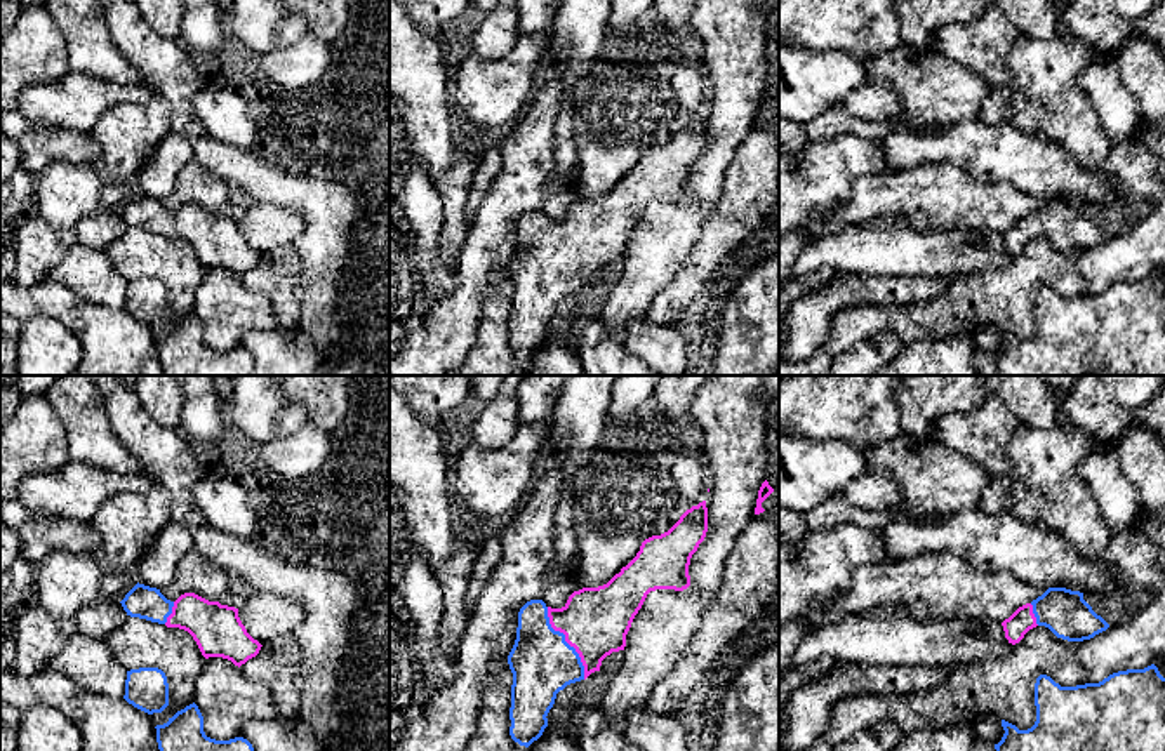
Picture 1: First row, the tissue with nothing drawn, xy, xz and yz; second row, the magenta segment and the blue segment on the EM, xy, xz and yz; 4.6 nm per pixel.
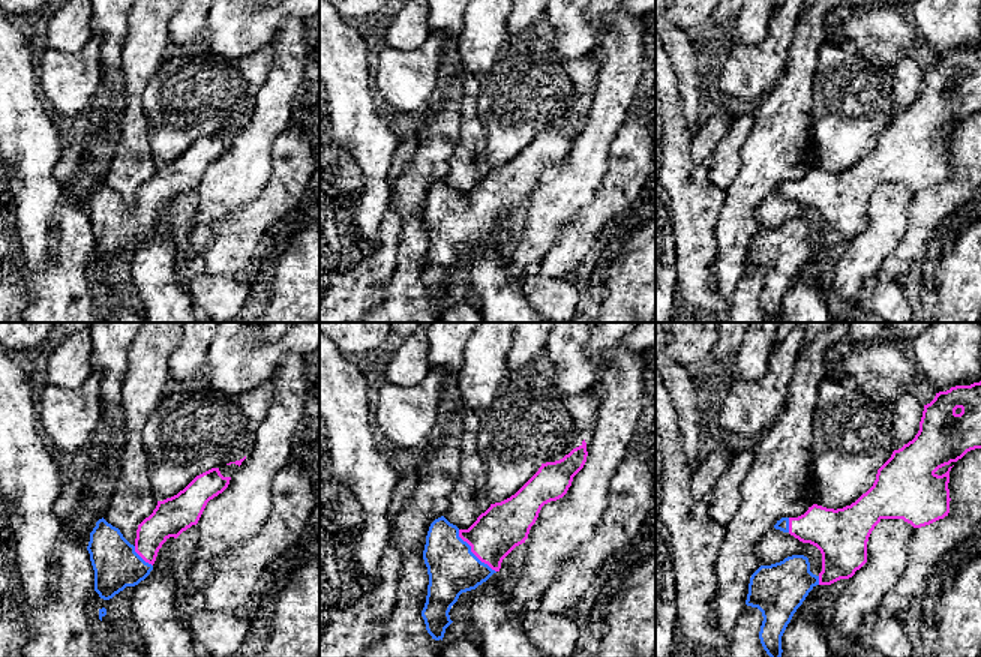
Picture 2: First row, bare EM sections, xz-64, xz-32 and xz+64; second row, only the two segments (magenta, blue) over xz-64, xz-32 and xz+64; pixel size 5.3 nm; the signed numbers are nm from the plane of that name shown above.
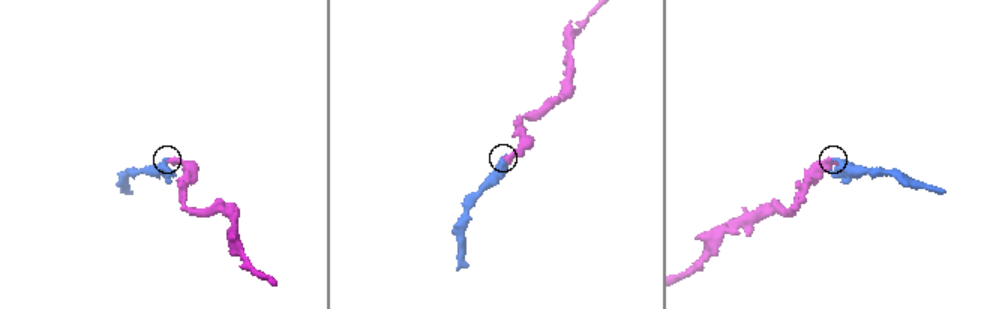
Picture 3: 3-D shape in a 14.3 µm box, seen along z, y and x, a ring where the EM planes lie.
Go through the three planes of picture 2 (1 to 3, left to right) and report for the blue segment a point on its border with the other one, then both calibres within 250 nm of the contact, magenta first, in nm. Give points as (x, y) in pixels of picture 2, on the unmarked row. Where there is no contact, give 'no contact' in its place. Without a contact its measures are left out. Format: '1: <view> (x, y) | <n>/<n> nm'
1: xz-64 (141, 221) | 190/240 nm
2: xz-32 (473, 216) | 260/280 nm
3: xz+64 (789, 189) | 240/60 nm

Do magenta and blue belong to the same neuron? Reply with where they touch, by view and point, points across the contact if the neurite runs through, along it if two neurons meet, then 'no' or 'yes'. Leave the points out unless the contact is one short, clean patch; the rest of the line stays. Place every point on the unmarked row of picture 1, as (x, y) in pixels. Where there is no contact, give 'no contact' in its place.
contact xz (567, 252); way xz (595, 232), (581, 245), (567, 252), (555, 258), (541, 272); yes

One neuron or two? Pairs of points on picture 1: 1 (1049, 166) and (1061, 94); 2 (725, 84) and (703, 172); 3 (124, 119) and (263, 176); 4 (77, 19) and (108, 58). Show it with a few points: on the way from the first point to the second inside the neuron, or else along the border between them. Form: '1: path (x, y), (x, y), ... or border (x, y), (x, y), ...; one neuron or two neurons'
1: border (1040, 132), (1084, 166); two neurons
2: path (725, 106), (725, 134), (720, 150); one neuron
3: border (157, 93), (169, 105), (171, 131); two neurons
4: path (84, 28), (86, 35), (99, 49); one neuron

